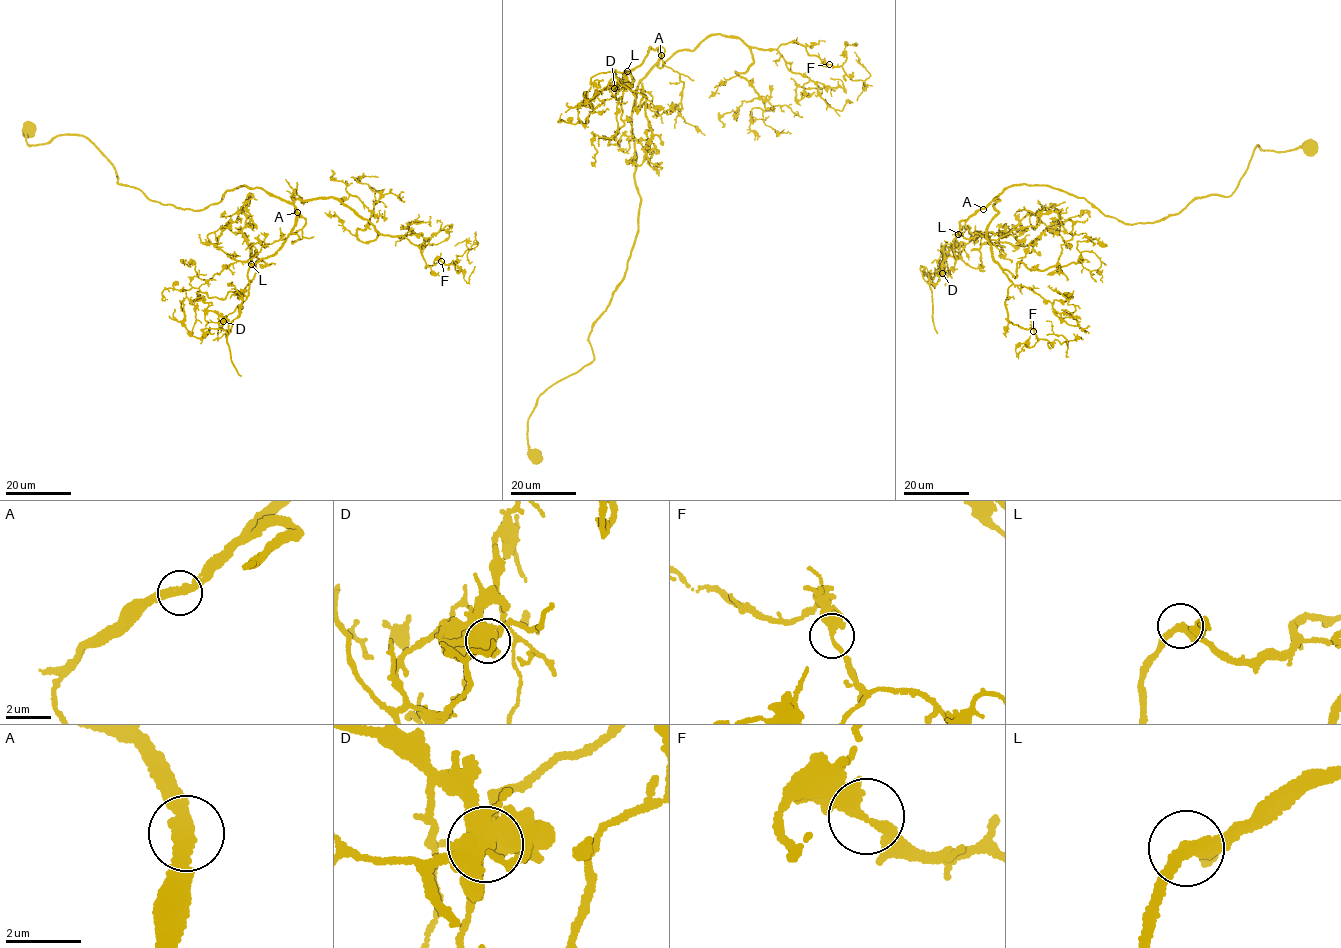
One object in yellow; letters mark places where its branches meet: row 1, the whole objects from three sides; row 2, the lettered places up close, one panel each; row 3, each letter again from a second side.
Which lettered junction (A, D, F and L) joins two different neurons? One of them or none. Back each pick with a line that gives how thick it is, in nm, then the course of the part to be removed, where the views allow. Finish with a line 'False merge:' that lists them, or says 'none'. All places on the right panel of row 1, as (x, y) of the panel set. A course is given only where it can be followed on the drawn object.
D: calibre 460 nm; course (942, 273), (935, 271), (928, 283), (920, 268), (932, 277), (952, 246), (959, 245), (969, 260)
False merge: D

